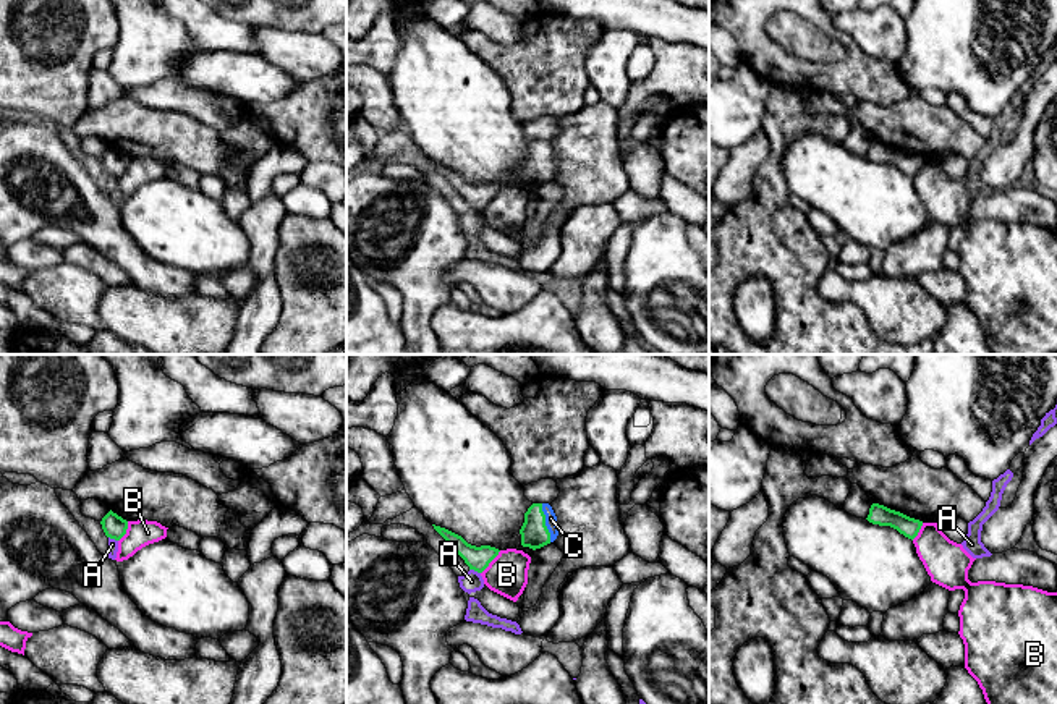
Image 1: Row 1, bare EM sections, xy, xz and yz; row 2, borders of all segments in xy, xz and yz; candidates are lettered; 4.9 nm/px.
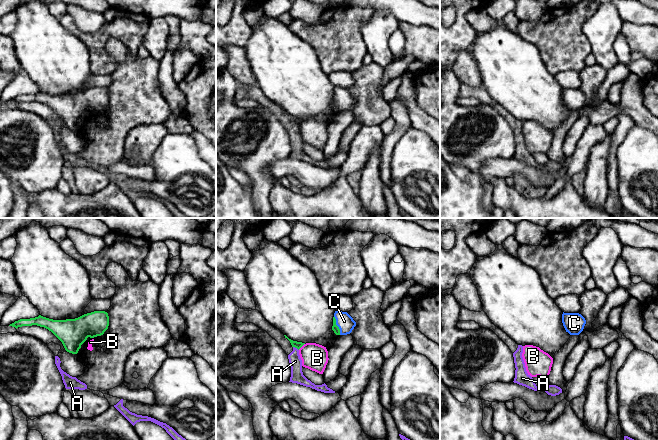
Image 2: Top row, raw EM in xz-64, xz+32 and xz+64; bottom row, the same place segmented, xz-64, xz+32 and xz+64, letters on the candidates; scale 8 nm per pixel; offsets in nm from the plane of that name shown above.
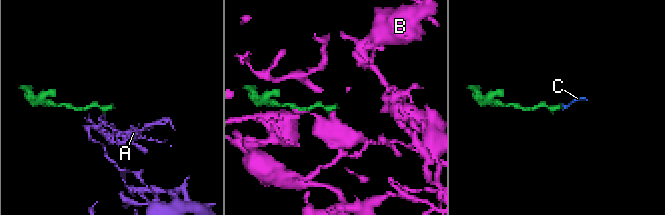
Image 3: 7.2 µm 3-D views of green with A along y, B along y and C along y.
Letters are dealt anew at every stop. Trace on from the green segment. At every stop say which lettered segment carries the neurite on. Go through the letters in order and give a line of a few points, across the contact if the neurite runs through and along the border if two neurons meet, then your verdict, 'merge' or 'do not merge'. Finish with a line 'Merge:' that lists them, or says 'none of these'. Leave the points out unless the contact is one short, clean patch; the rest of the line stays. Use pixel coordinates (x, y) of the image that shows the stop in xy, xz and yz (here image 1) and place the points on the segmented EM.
A: line xz (470, 568), (479, 573); do not merge
B: line xz (500, 551), (481, 573); do not merge
C: line xz (534, 534), (544, 523), (551, 518); merge
Merge: C

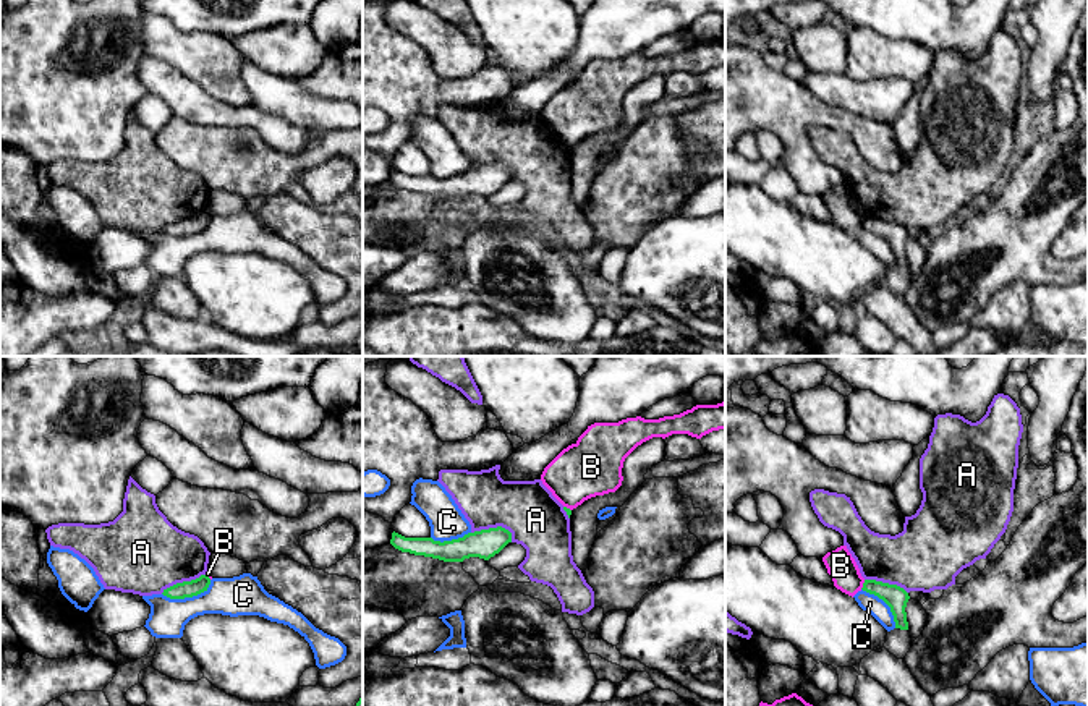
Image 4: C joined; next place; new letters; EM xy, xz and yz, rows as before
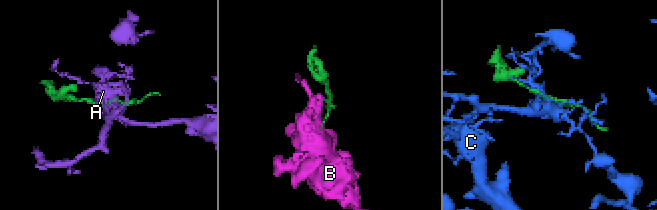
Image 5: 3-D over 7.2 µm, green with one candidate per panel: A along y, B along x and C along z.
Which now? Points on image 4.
A: do not merge
B: line yz (865, 580), (860, 588); do not merge
C: do not merge
Merge: none of these

